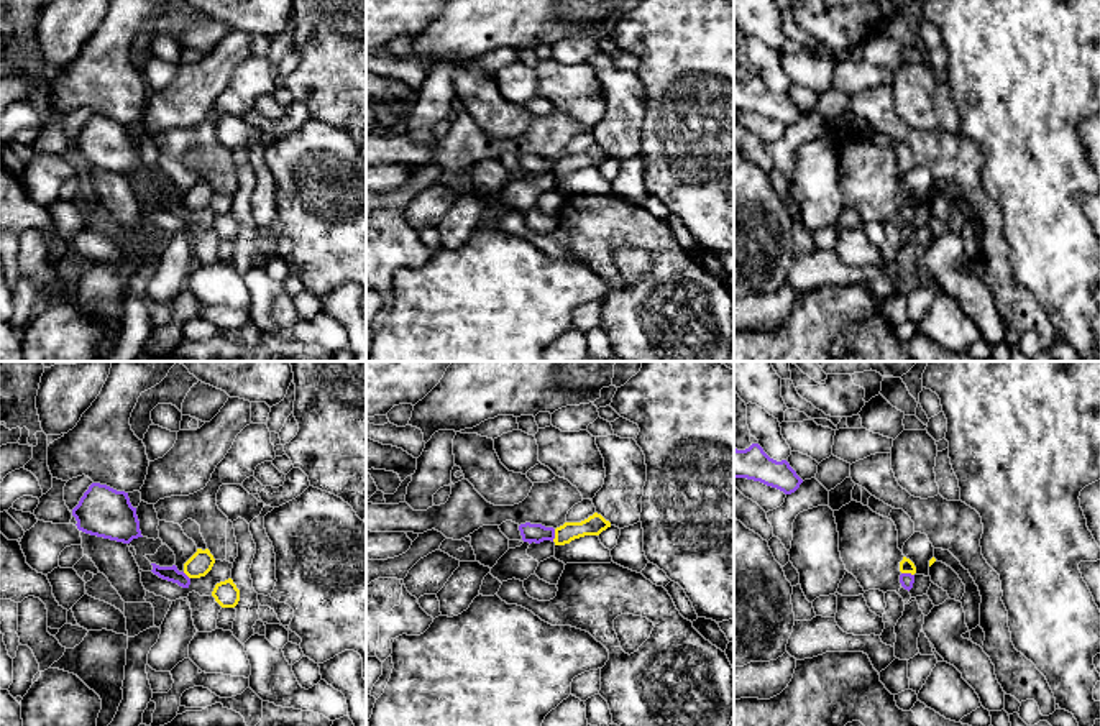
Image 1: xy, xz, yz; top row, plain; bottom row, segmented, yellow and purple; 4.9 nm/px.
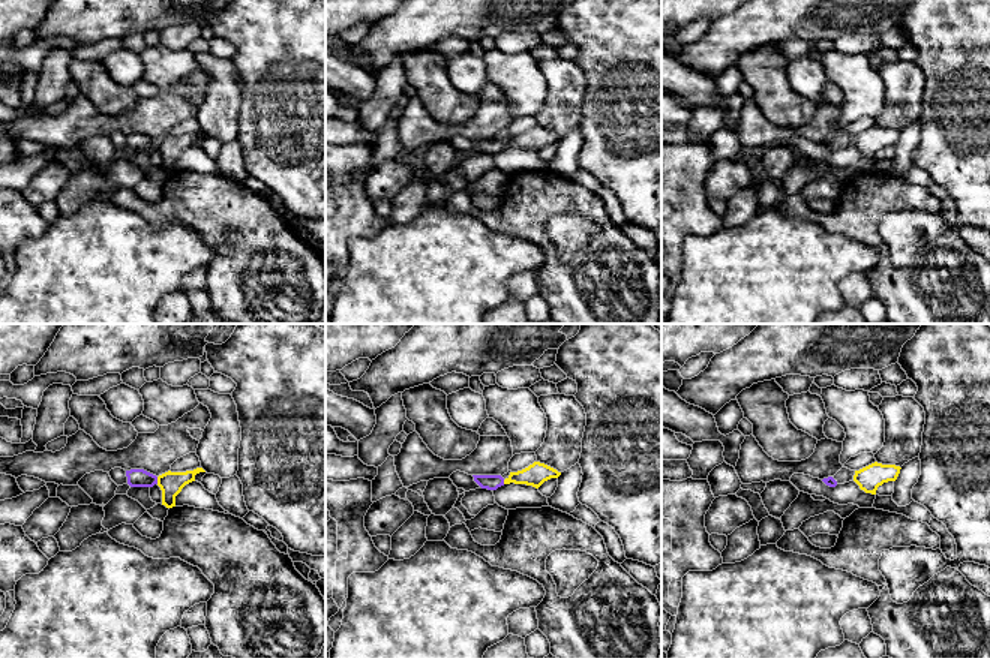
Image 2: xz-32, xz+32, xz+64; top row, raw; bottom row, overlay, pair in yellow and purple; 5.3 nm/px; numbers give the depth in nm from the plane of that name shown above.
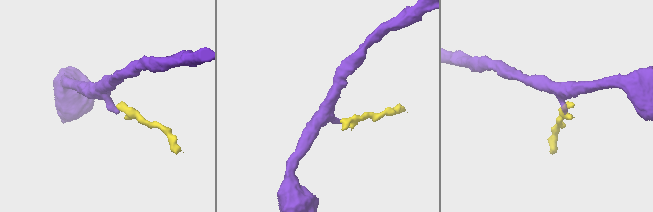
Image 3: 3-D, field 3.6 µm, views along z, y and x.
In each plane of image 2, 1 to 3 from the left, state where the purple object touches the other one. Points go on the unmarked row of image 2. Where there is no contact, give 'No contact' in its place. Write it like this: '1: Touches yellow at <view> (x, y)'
1: Touches yellow at xz-32 (158, 144)
2: Touches yellow at xz+32 (504, 146)
3: No contact

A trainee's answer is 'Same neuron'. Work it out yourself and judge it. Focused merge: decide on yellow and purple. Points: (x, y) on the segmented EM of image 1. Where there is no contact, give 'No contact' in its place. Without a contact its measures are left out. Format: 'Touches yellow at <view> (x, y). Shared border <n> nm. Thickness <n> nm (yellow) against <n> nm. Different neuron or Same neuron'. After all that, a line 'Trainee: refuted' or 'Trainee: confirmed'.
Touches yellow at xz (555, 536). Shared border 70 nm. Thickness 100 nm (yellow) against 100 nm. Different neuron
Trainee: refuted

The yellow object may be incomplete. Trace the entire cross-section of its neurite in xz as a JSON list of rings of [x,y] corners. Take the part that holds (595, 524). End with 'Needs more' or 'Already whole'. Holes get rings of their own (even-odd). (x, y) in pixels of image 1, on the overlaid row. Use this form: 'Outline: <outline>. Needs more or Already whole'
Outline: [[[594,512],[581,522],[565,522],[563,526],[557,527],[553,542],[555,545],[565,545],[584,535],[599,535],[607,527],[611,527],[611,522],[601,514]]]. Already whole

